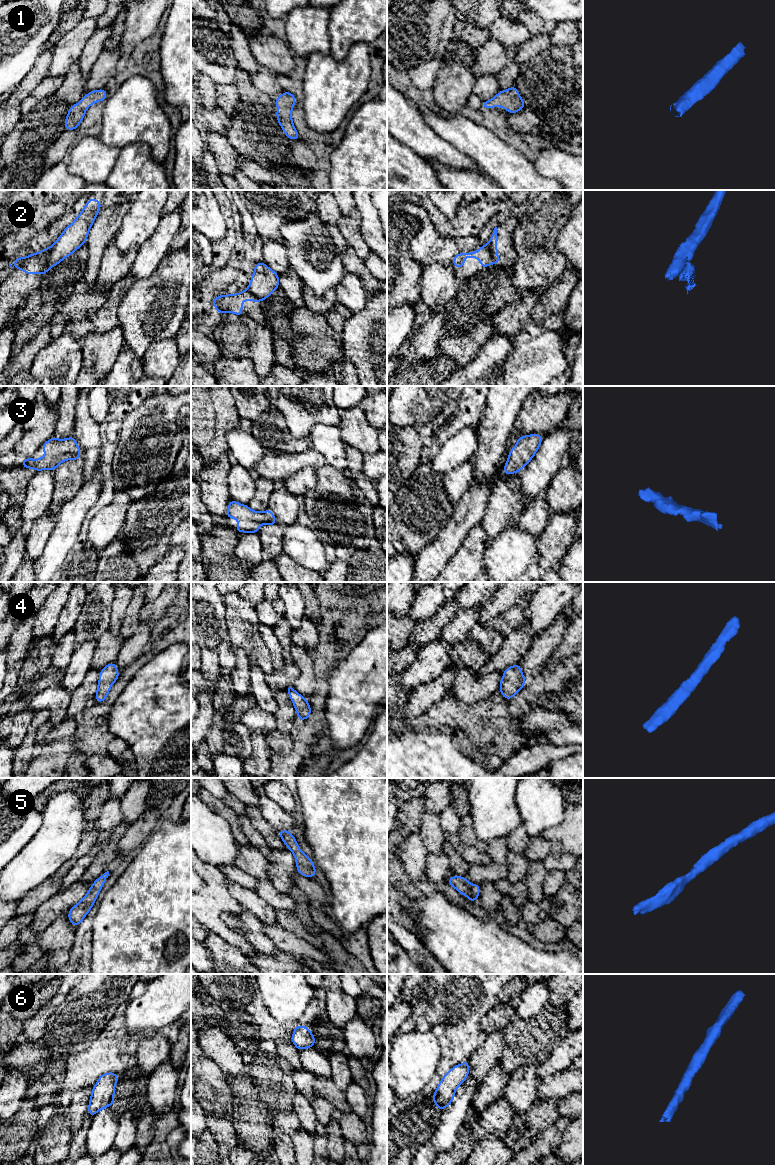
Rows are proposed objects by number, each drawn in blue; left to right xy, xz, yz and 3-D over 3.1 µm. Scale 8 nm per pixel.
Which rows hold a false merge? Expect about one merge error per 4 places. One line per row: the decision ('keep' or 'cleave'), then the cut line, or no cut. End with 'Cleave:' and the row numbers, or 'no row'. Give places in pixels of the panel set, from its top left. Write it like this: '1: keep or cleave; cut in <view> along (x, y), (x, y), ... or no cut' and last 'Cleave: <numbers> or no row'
1: keep; no cut
2: cleave; cut in xy along (53, 245), (48, 256), (45, 272)
3: keep; no cut
4: keep; no cut
5: keep; no cut
6: keep; no cut
Cleave: 2

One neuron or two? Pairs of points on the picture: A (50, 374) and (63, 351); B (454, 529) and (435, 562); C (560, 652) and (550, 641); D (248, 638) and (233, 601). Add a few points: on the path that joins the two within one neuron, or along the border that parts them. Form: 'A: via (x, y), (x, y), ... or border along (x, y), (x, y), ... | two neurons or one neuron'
A: via (56, 368), (62, 357) | one neuron
B: via (451, 537), (436, 554) | one neuron
C: border along (567, 627), (561, 643), (552, 653), (548, 663) | two neurons
D: via (243, 629), (238, 610) | one neuron

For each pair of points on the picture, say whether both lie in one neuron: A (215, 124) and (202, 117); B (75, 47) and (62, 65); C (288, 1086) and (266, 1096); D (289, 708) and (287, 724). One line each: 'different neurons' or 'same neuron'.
A: same neuron
B: same neuron
C: same neuron
D: same neuron

